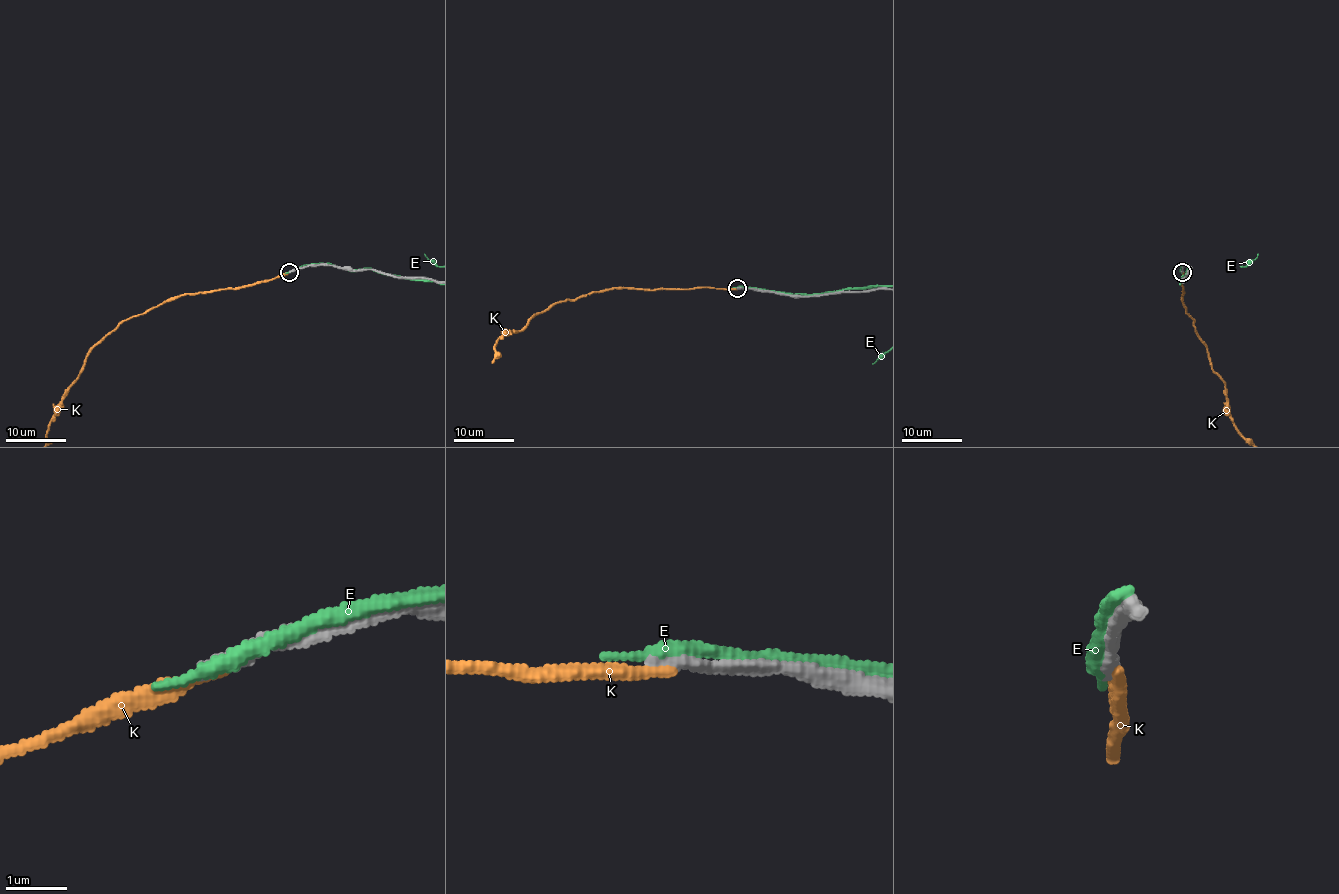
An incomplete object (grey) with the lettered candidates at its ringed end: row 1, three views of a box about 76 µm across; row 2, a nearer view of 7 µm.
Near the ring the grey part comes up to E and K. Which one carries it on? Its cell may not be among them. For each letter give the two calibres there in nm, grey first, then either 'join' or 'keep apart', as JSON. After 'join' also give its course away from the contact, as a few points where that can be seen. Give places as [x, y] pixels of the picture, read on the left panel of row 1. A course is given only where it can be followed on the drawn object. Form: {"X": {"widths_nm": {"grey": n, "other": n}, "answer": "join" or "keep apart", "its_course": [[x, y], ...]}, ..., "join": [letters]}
{"E": {"widths_nm": {"grey": 200, "other": 240}, "answer": "keep apart"}, "K": {"widths_nm": {"grey": 280, "other": 200}, "answer": "keep apart"}, "join": []}

